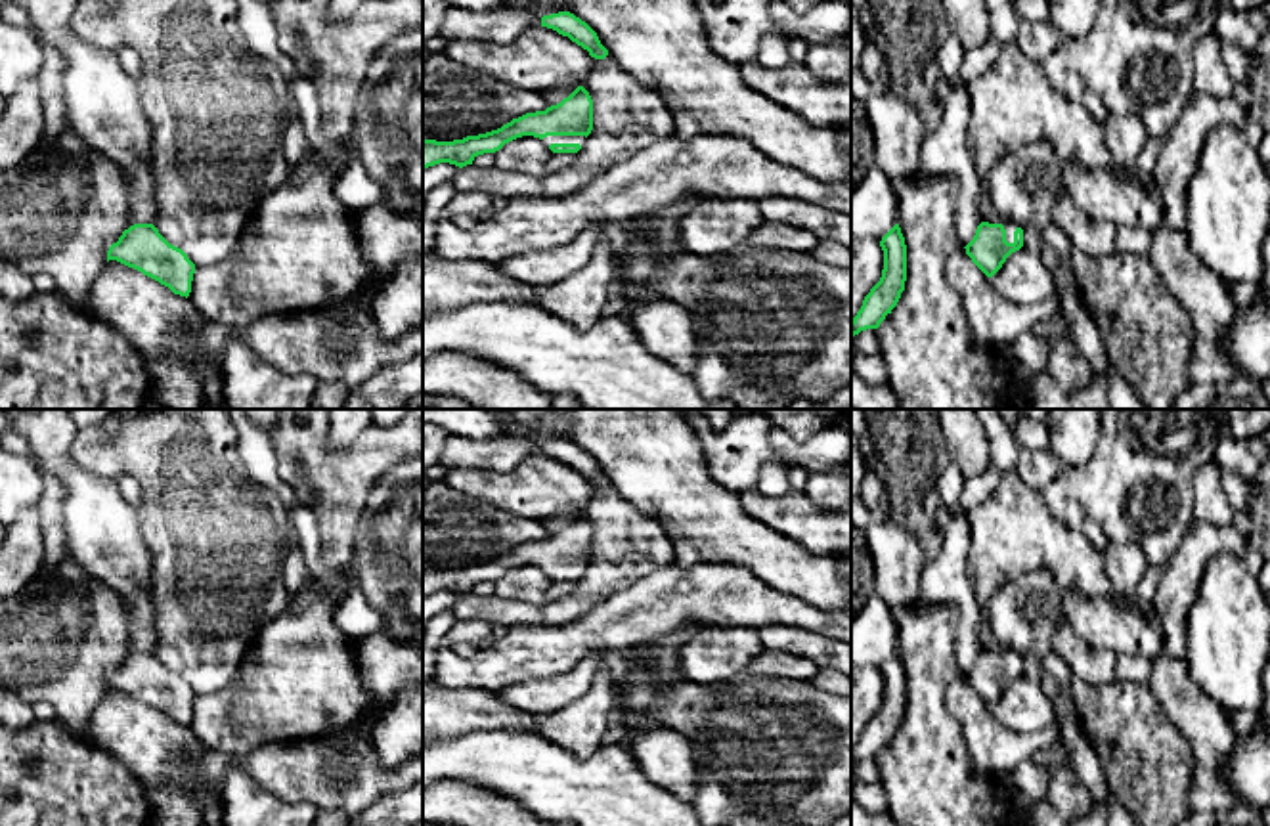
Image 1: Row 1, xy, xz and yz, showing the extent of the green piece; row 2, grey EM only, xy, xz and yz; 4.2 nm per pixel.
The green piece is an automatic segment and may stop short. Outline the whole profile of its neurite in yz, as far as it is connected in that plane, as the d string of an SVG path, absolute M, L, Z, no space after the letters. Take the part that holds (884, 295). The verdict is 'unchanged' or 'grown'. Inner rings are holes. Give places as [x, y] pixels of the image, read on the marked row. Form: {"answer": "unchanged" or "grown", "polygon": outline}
{"answer": "unchanged", "polygon": "M899 224L882 237L880 247L884 250L882 277L865 296L861 310L851 319L851 337L866 329L878 329L905 291L907 245Z"}

